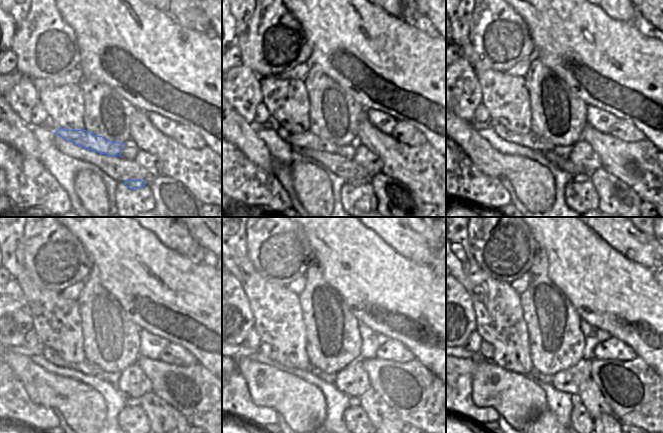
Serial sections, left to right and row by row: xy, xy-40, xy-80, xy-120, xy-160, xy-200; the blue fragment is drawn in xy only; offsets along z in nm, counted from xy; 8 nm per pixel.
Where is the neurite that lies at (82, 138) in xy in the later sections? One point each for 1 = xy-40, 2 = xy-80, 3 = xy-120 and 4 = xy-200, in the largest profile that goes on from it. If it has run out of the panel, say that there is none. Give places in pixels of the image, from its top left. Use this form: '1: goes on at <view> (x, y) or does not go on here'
1: goes on at xy-40 (307, 139)
2: goes on at xy-80 (531, 140)
3: goes on at xy-120 (86, 367)
4: goes on at xy-200 (486, 350)

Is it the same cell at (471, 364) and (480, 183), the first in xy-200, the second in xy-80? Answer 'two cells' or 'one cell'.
one cell

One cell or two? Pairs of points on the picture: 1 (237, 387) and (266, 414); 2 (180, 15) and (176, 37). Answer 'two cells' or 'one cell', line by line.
1: one cell
2: two cells

